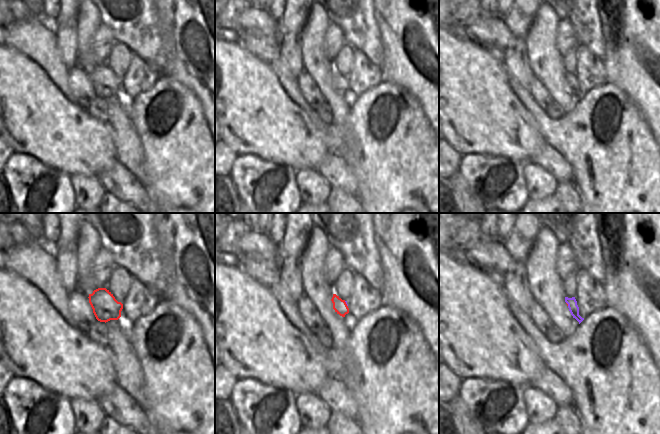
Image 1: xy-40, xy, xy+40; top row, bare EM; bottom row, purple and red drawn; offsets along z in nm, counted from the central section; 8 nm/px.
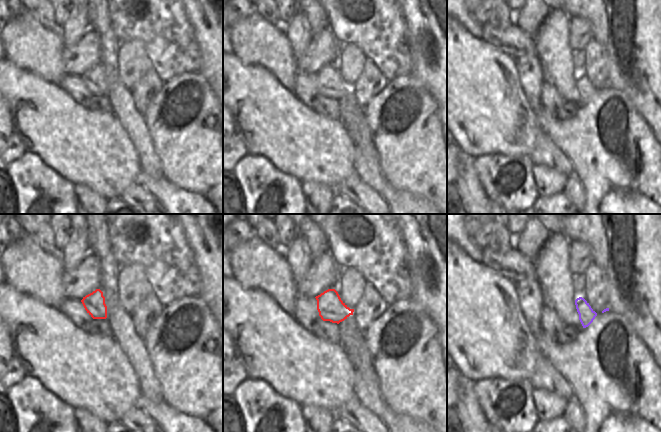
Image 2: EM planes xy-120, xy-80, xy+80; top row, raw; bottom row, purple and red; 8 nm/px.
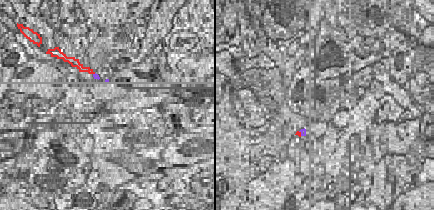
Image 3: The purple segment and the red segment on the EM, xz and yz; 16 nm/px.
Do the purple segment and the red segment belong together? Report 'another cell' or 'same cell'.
same cell

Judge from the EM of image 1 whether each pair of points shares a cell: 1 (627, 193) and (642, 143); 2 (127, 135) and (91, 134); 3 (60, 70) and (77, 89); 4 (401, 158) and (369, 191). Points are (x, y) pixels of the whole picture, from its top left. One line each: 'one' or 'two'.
1: one
2: two
3: two
4: one

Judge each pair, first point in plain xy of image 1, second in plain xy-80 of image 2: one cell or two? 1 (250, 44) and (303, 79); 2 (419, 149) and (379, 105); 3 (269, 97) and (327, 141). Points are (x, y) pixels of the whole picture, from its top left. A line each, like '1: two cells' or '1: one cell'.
1: two cells
2: one cell
3: one cell

